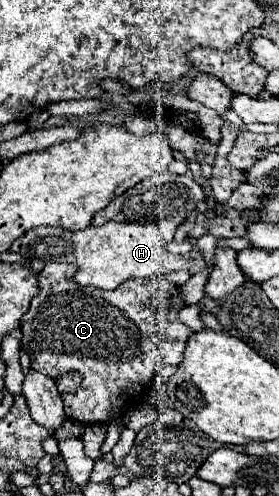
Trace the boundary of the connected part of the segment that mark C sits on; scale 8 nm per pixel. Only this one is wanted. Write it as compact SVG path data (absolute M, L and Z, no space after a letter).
M49 262L39 274L39 294L31 300L29 312L21 320L21 346L31 356L31 366L53 380L67 372L79 372L87 388L77 388L75 392L63 394L65 414L71 420L81 424L105 424L113 416L123 416L131 408L143 404L147 390L155 384L155 378L165 366L179 366L183 350L187 346L187 338L193 334L189 326L185 326L177 314L187 304L183 300L181 288L169 282L165 276L153 278L135 278L119 288L107 292L93 286L79 286L73 280L77 272L75 264Z

